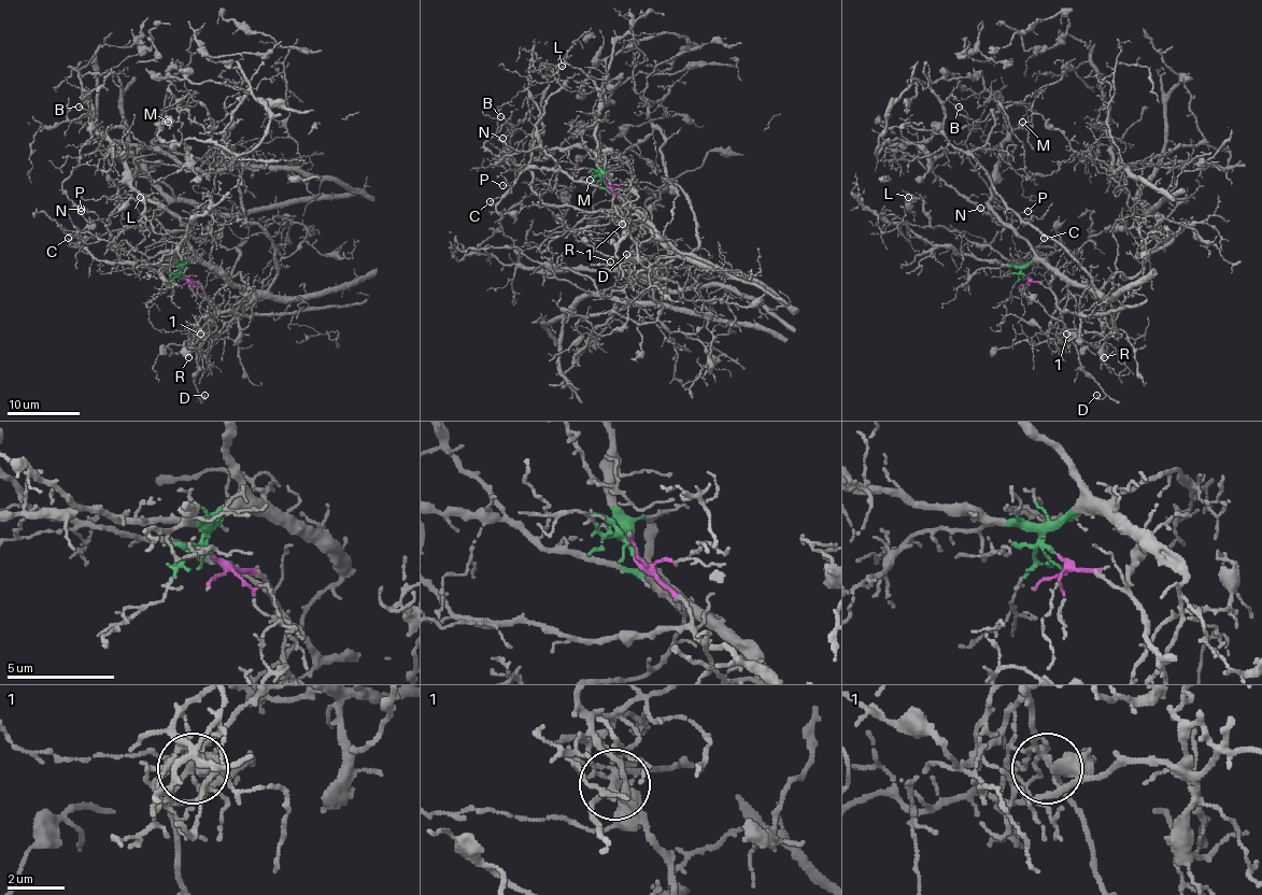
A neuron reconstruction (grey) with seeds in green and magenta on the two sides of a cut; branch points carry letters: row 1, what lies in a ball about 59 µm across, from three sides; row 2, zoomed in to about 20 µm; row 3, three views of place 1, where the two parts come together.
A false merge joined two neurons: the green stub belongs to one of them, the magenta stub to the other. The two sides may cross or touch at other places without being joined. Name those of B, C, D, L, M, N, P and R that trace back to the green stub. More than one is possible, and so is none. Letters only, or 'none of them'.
C, L, M, R

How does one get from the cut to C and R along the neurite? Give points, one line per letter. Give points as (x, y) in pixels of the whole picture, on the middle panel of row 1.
C: (605, 182), (605, 187), (573, 182), (561, 171), (527, 169), (501, 195), (490, 201)
R: (605, 182), (644, 219), (650, 232), (668, 251), (658, 263), (658, 258), (652, 264), (635, 256), (610, 263)

